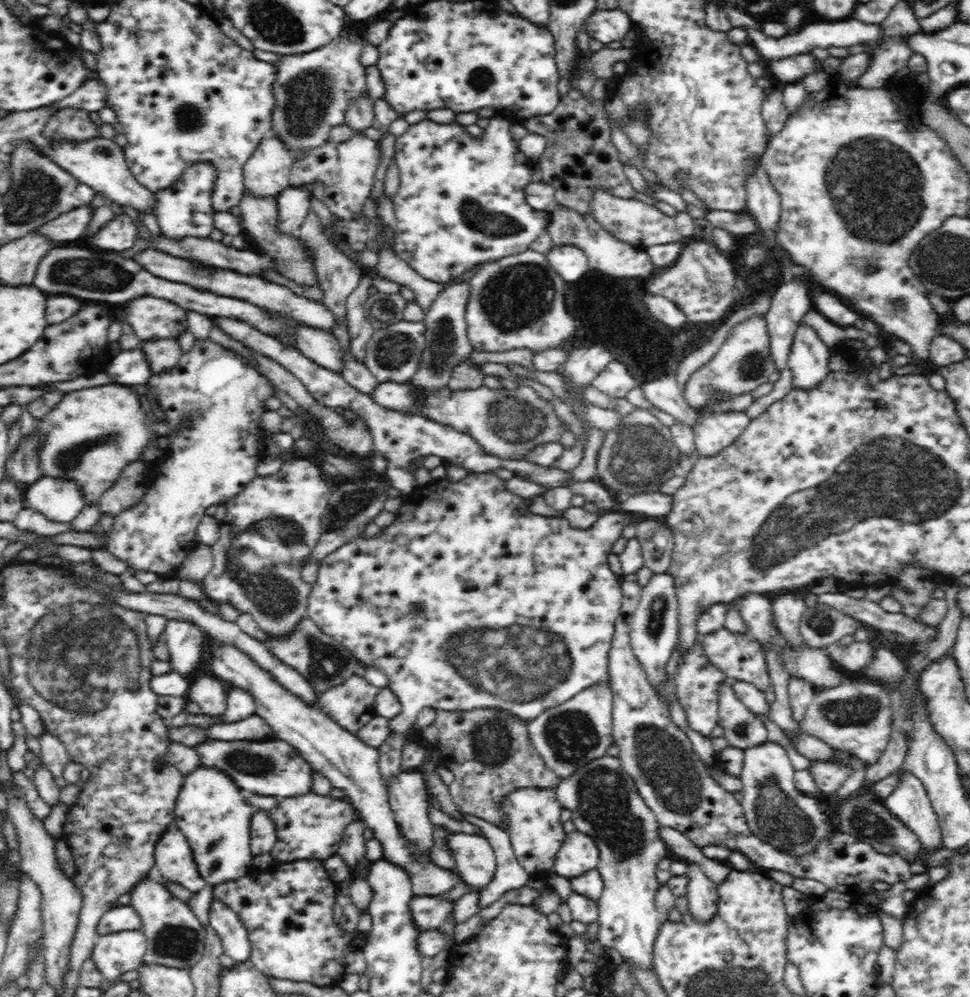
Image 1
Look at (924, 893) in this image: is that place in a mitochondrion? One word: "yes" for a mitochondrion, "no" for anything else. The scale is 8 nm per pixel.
no

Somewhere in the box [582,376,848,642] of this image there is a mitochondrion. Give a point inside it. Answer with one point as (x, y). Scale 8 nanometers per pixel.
(642, 455)

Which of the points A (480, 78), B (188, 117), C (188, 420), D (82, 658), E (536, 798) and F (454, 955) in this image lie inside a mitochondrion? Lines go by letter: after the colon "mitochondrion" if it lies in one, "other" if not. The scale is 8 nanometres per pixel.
A: mitochondrion
B: mitochondrion
C: mitochondrion
D: mitochondrion
E: other
F: other

